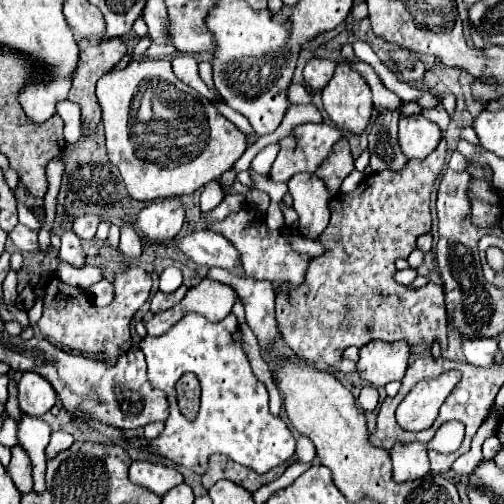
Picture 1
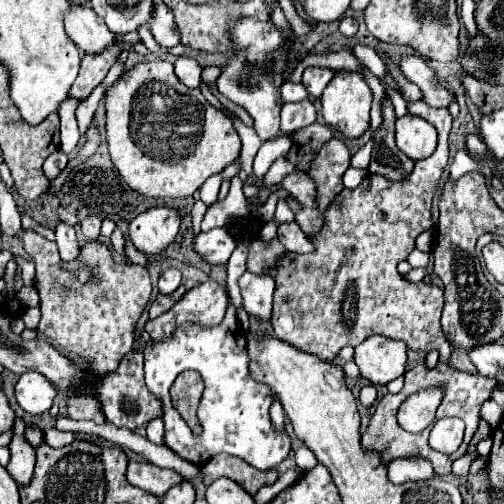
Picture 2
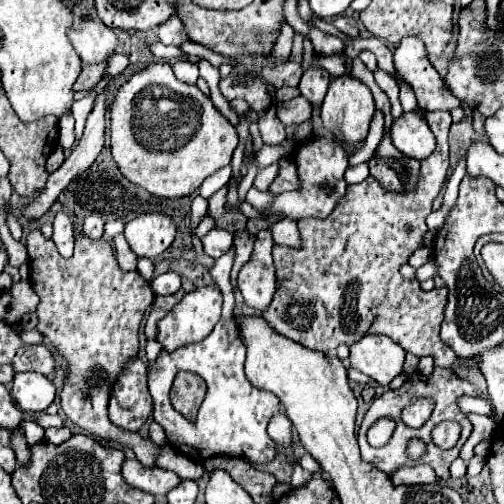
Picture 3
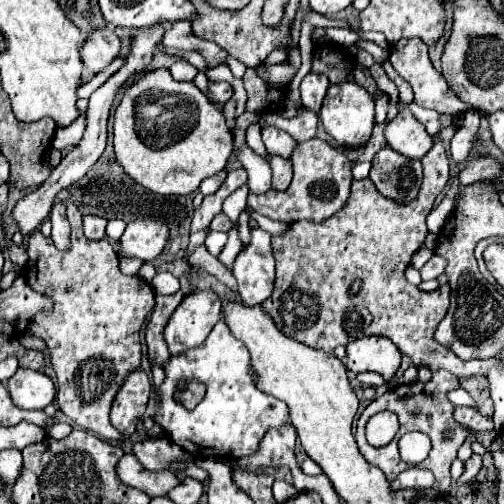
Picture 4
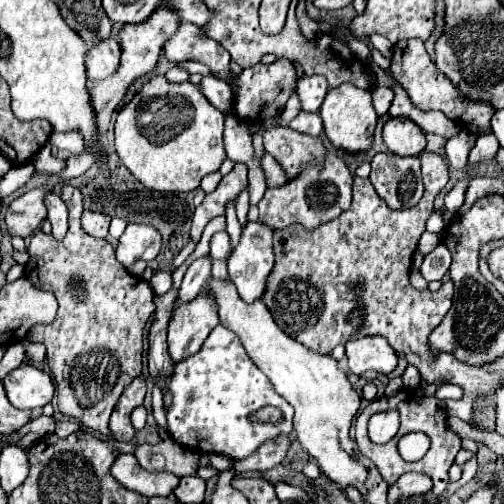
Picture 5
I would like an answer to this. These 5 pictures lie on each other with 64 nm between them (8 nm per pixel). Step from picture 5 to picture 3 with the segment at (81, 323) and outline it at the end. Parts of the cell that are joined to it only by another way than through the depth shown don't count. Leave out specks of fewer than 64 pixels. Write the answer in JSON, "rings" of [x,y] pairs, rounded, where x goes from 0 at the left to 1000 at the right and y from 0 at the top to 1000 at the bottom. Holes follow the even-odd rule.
{"rings":[[[147,429],[147,508],[127,512],[111,500],[111,488],[103,476],[87,472],[79,456],[60,456],[52,472],[56,492],[56,524],[60,524],[60,563],[79,587],[75,603],[75,647],[71,655],[107,687],[115,702],[131,714],[131,750],[127,770],[119,778],[119,810],[127,821],[171,857],[198,865],[206,873],[222,873],[234,881],[246,881],[266,893],[270,909],[286,925],[310,925],[310,905],[317,901],[321,885],[302,881],[302,873],[282,869],[278,861],[254,861],[250,853],[230,849],[214,833],[214,778],[222,778],[222,762],[230,758],[230,746],[246,734],[246,722],[254,714],[266,714],[274,706],[274,651],[286,631],[290,611],[306,599],[306,579],[298,571],[298,560],[286,556],[274,540],[242,540],[230,524],[230,508],[222,500],[222,488],[198,472],[179,476],[167,464],[159,464],[159,452],[151,444]]]}

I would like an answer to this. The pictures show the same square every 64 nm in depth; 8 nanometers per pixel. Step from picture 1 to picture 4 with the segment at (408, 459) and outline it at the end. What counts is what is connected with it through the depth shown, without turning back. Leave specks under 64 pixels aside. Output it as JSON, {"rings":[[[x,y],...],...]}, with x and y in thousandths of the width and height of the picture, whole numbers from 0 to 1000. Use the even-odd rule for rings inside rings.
{"rings":[[[813,929],[813,933],[802,933],[774,964],[778,964],[778,972],[802,972],[802,968],[841,972],[841,968],[861,964],[861,944],[857,944],[857,937],[849,937],[841,929]]]}

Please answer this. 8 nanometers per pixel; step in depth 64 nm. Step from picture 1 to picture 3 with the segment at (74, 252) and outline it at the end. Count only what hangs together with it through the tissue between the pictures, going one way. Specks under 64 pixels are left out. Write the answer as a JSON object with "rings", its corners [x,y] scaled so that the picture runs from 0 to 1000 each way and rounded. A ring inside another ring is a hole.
{"rings":[[[115,421],[107,429],[107,464],[103,464],[103,476],[115,492],[115,500],[123,508],[143,508],[143,496],[147,496],[147,468],[143,468],[143,437],[135,425],[127,421]]]}

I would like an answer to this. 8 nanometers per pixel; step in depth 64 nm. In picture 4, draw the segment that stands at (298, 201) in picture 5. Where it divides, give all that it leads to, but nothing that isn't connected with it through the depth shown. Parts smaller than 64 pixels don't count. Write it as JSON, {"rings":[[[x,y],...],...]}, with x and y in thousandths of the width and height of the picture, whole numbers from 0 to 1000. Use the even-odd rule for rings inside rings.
{"rings":[[[619,274],[611,282],[599,282],[583,298],[579,321],[587,321],[587,337],[579,365],[567,377],[532,377],[520,389],[492,389],[492,405],[504,421],[563,444],[579,444],[587,437],[611,437],[631,444],[683,413],[698,369],[698,321],[690,321],[679,302],[659,294],[651,282]]]}

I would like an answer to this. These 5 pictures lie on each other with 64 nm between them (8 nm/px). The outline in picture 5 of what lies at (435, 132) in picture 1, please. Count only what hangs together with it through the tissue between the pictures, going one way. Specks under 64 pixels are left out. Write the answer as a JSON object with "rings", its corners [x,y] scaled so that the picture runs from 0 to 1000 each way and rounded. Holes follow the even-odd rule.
{"rings":[[[802,230],[774,234],[762,246],[758,270],[766,294],[790,310],[829,310],[845,290],[837,254]]]}

